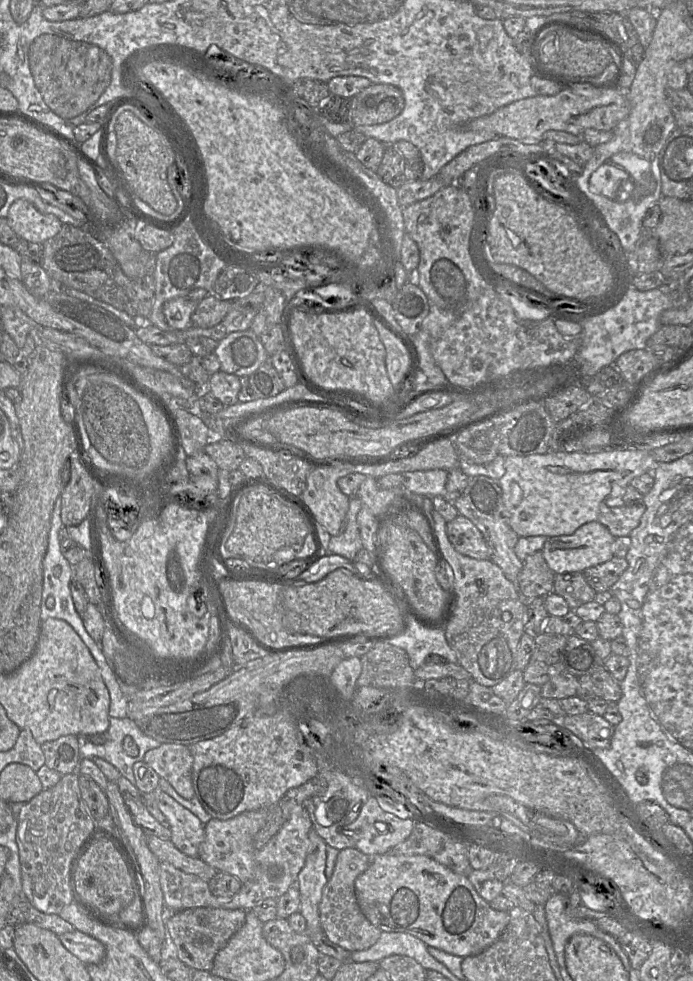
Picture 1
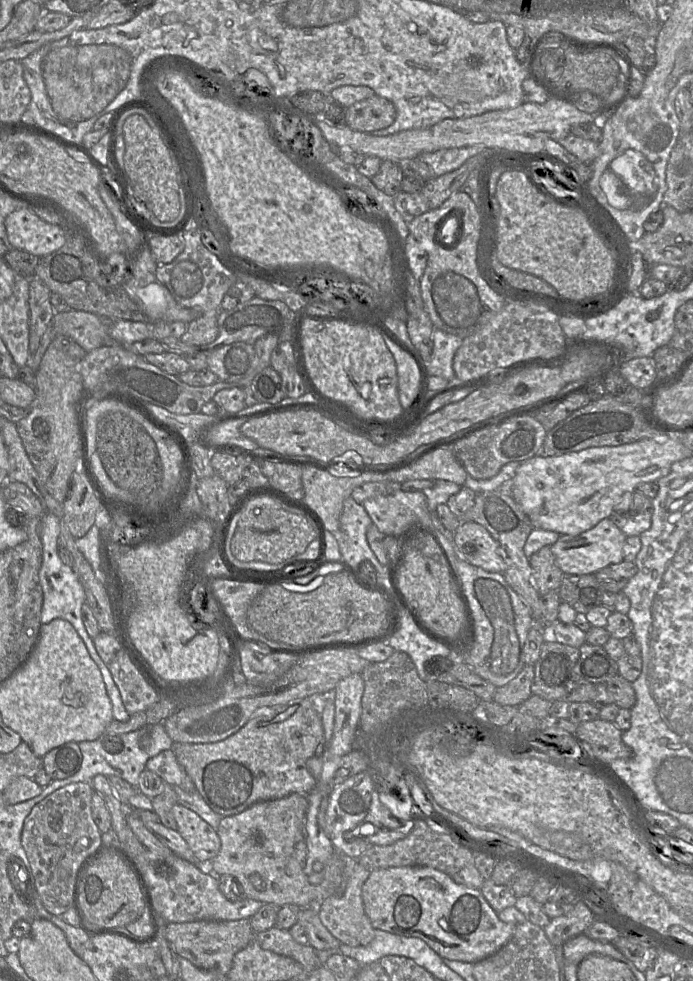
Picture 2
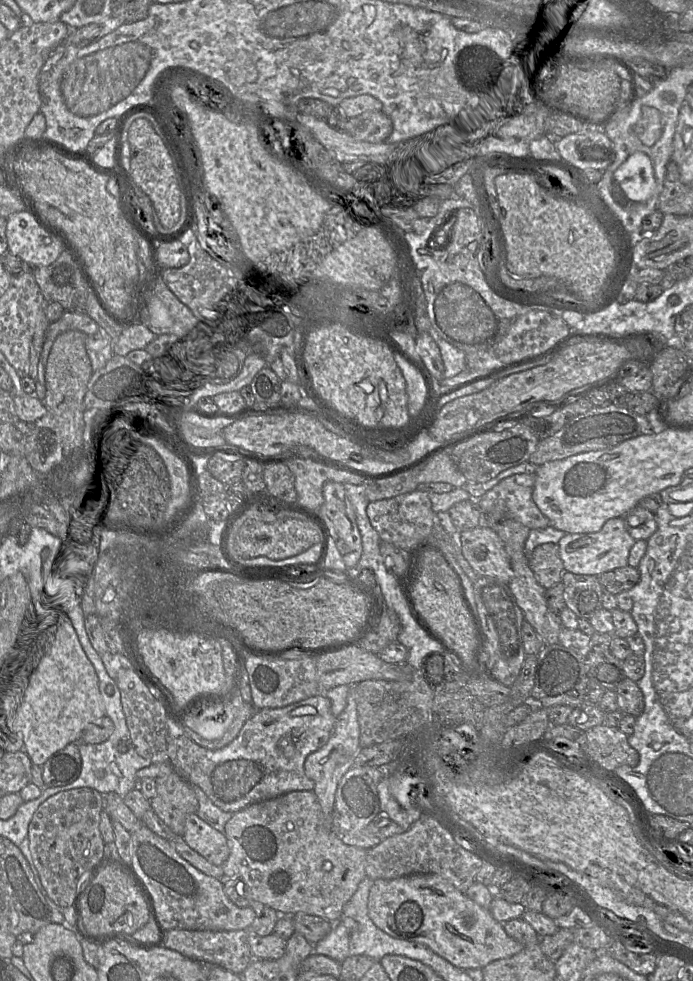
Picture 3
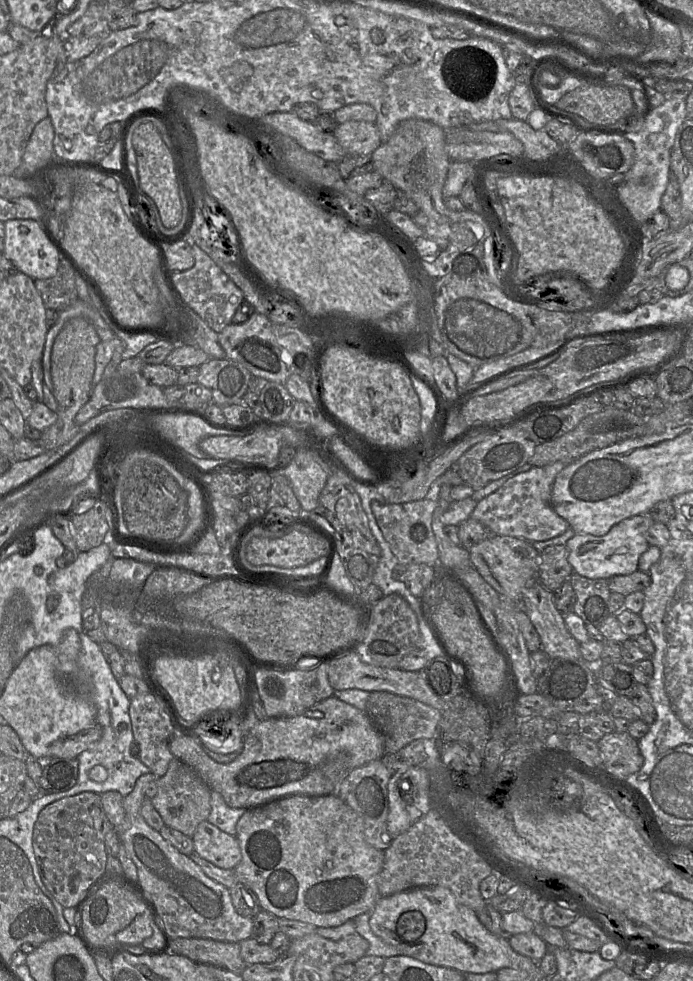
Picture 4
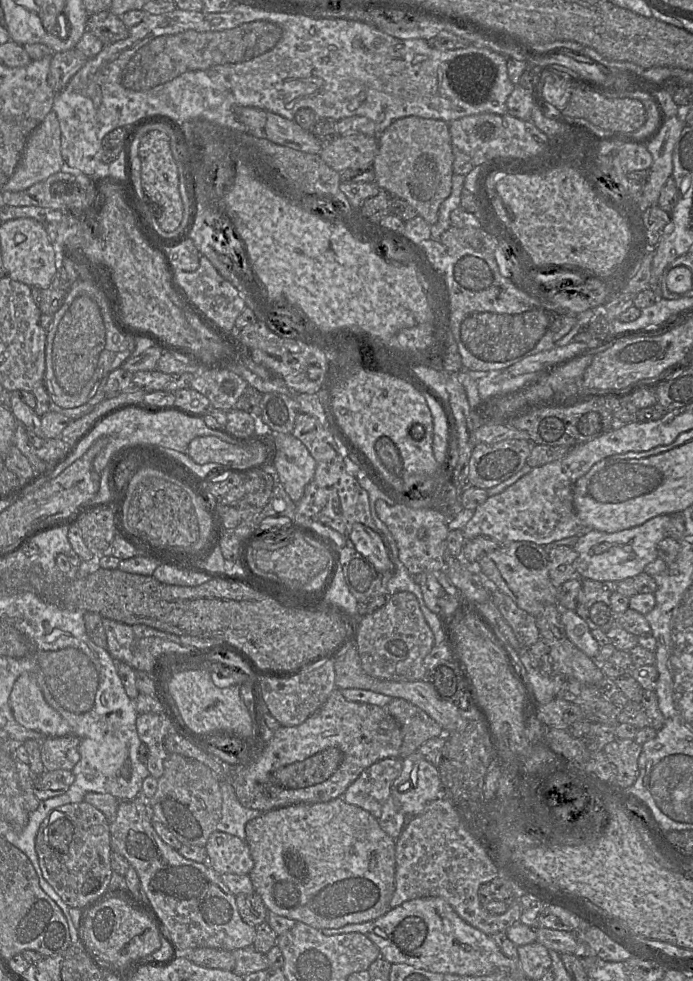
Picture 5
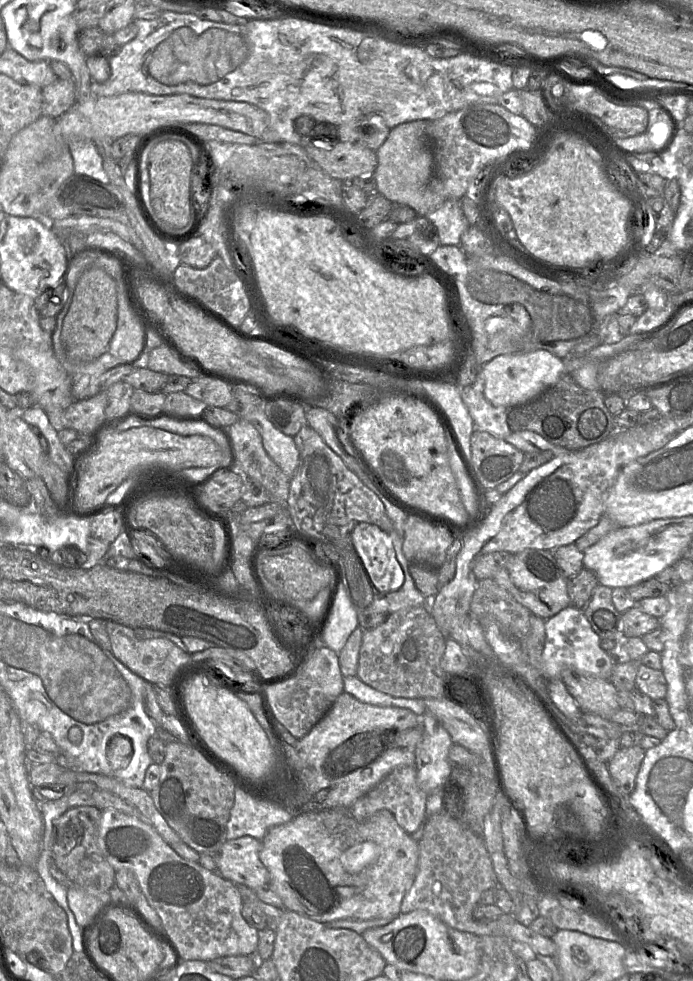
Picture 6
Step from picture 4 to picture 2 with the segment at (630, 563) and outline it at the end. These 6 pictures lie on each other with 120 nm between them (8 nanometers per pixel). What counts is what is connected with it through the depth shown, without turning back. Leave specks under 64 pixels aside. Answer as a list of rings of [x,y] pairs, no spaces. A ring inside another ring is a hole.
[[[605,518],[593,528],[578,535],[560,535],[550,548],[557,566],[564,574],[595,574],[605,567],[624,561],[623,546],[626,538],[627,536],[618,529],[610,518]]]

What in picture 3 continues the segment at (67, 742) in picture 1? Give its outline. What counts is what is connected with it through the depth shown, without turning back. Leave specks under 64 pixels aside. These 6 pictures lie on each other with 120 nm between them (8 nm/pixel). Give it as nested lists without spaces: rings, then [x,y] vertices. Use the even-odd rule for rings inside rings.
[[[70,743],[57,751],[42,766],[45,787],[63,786],[75,781],[82,769],[78,743]]]

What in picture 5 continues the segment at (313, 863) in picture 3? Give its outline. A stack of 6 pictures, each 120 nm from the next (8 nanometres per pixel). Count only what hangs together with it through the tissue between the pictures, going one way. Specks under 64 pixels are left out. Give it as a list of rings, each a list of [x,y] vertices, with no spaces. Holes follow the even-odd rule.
[[[342,798],[297,803],[263,812],[246,824],[245,833],[254,862],[249,877],[268,913],[322,930],[374,921],[391,909],[390,901],[395,890],[396,840],[382,830],[368,811]]]

